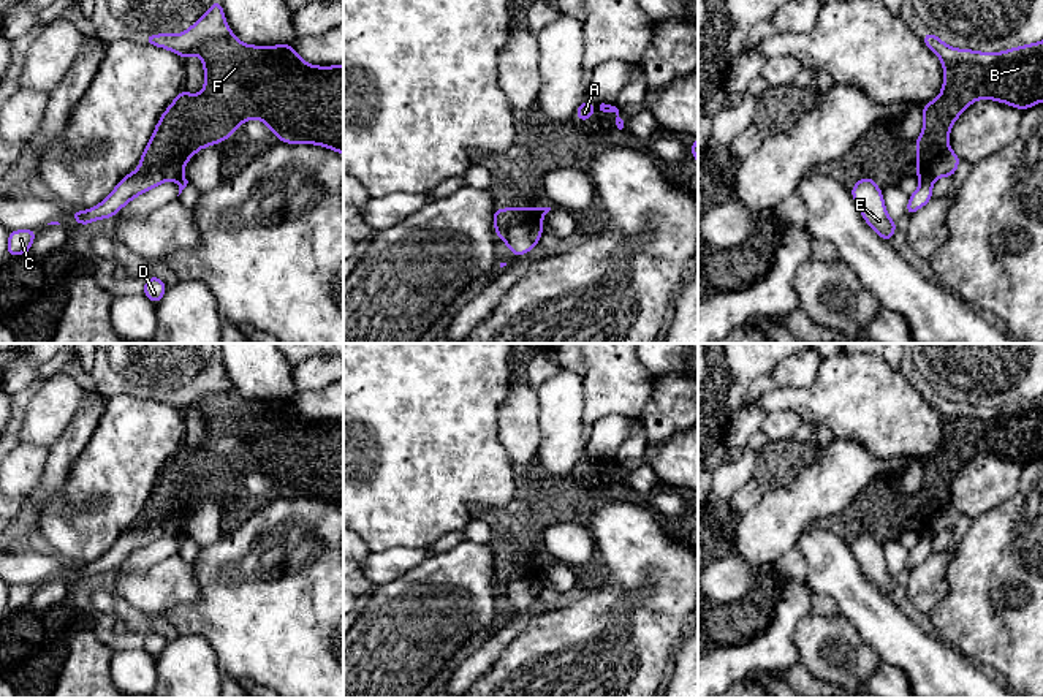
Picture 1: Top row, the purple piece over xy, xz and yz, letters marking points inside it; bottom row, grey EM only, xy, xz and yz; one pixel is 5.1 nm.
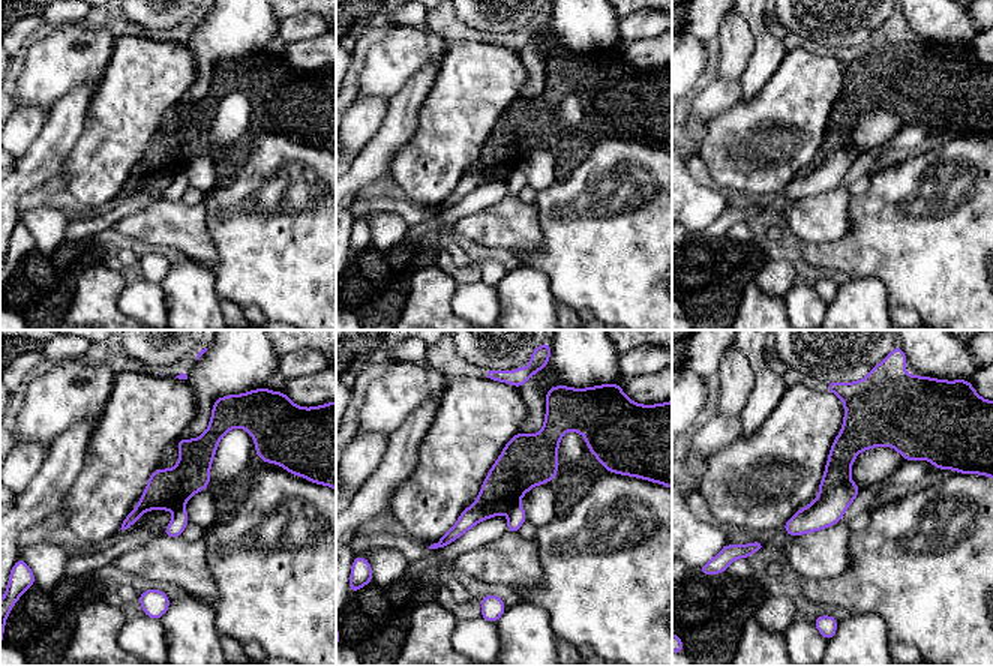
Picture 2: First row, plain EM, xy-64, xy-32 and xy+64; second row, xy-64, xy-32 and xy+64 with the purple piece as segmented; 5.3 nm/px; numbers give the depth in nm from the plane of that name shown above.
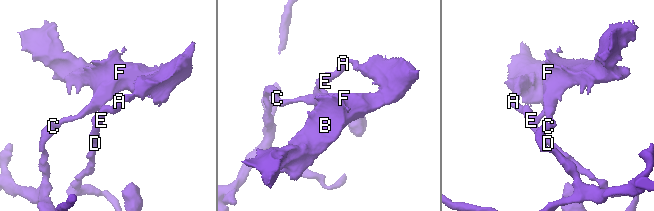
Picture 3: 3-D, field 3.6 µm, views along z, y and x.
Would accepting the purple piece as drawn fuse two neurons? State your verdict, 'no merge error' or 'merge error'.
merge error

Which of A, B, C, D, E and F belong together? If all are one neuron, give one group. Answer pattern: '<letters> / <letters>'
A B D E F / C

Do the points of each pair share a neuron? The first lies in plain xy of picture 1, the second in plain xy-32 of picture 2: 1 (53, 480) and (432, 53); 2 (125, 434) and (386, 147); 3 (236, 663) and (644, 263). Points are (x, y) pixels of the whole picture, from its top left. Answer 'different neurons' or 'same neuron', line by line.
1: different neurons
2: different neurons
3: same neuron

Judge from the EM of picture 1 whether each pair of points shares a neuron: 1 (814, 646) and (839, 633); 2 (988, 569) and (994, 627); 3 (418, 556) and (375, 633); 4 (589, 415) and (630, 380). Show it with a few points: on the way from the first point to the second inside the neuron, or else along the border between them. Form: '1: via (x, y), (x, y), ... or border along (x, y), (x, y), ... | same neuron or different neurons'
1: via (820, 646), (826, 646), (833, 640) | same neuron
2: via (988, 583), (986, 600), (991, 613) | same neuron
3: border along (424, 557), (393, 580), (379, 584) | different neurons
4: via (599, 405), (621, 385) | same neuron

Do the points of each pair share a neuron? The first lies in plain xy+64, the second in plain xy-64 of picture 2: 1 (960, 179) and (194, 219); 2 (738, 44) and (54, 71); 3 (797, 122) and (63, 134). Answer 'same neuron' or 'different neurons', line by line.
1: different neurons
2: same neuron
3: different neurons

